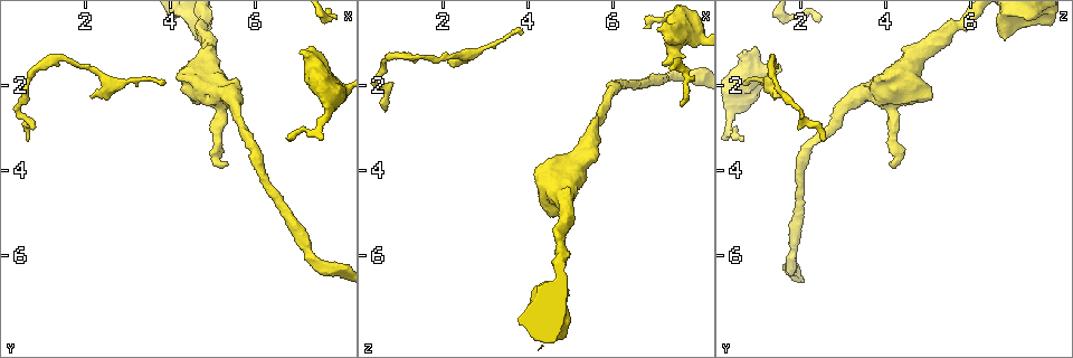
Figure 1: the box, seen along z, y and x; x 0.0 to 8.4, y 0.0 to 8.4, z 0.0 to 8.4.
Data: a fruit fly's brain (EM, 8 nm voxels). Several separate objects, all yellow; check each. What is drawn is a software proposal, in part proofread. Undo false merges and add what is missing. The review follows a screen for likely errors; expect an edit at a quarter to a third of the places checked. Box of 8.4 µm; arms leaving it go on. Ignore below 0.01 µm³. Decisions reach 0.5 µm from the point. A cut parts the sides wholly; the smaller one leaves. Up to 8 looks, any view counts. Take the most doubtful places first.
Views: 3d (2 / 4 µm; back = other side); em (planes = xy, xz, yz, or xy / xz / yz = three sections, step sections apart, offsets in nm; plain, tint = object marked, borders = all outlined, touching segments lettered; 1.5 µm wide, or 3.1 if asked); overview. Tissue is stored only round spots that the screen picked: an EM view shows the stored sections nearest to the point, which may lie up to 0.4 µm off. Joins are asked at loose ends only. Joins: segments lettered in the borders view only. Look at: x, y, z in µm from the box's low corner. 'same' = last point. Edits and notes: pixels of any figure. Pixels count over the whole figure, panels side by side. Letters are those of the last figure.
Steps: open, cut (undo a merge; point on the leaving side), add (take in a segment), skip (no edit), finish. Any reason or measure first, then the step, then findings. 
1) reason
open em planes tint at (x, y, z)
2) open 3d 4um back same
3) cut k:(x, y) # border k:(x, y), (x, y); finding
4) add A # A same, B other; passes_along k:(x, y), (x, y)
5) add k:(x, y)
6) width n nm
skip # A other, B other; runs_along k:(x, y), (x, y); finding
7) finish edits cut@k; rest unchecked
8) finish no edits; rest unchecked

an open end
open 3d 4um at (2.15, 2.30, 1.40)

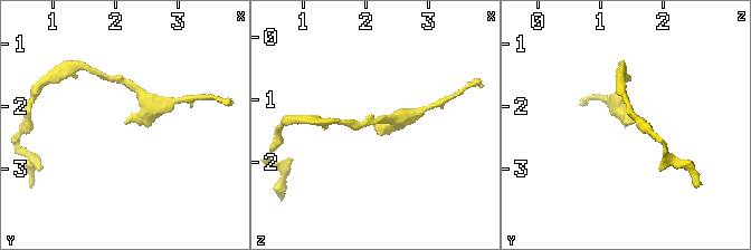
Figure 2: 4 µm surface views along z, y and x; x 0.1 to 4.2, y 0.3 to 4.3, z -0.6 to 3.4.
now the EM
open em planes borders at (2.15, 2.30, 1.35)

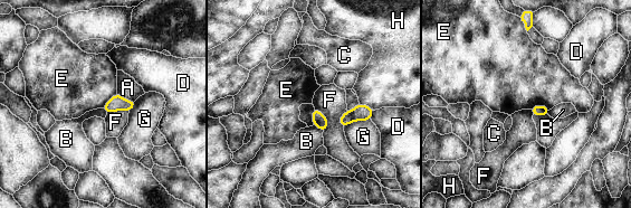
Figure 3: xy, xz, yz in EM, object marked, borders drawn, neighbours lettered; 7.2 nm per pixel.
skip # A other, B other, C other, D other, E other, F other, G other, H other; border 3:(314, 106), (327, 120), (324, 132); no lettered segment goes on from it

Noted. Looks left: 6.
open 3d 4um at (5.35, 3.80, 4.15)

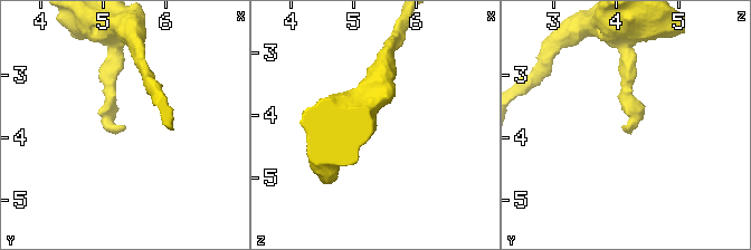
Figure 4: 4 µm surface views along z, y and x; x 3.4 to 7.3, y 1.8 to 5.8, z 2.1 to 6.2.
open em planes borders at (5.35, 3.85, 4.20)

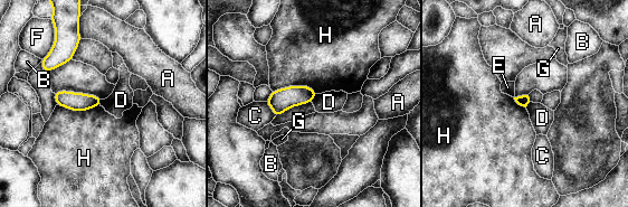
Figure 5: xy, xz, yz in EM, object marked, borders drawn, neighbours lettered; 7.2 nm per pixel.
longest_contact H 340 nm
skip # A other, B other, C other, D other, E other, F other, G other, H other; border 5:(317, 94), (312, 102); no lettered segment goes on from it

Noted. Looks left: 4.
open em planes plain at (7.00, 1.25, 0.70)

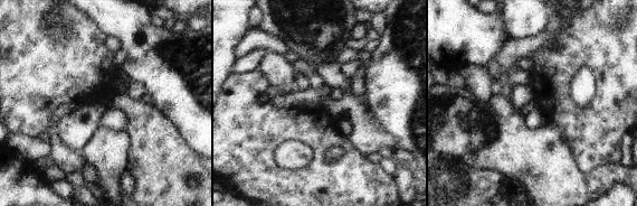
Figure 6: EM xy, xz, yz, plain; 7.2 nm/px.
open em planes borders same

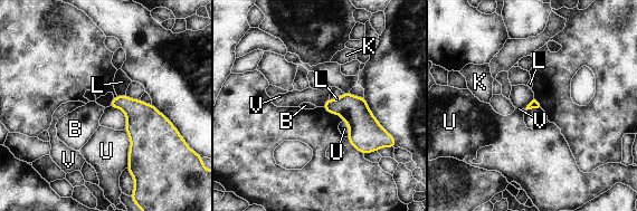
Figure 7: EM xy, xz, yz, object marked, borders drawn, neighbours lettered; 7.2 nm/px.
skip # B other, K other, L other, U other, V other; border 7:(113, 96), (107, 106); no lettered segment goes on from it

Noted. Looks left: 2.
finish no edits; rest unchecked

